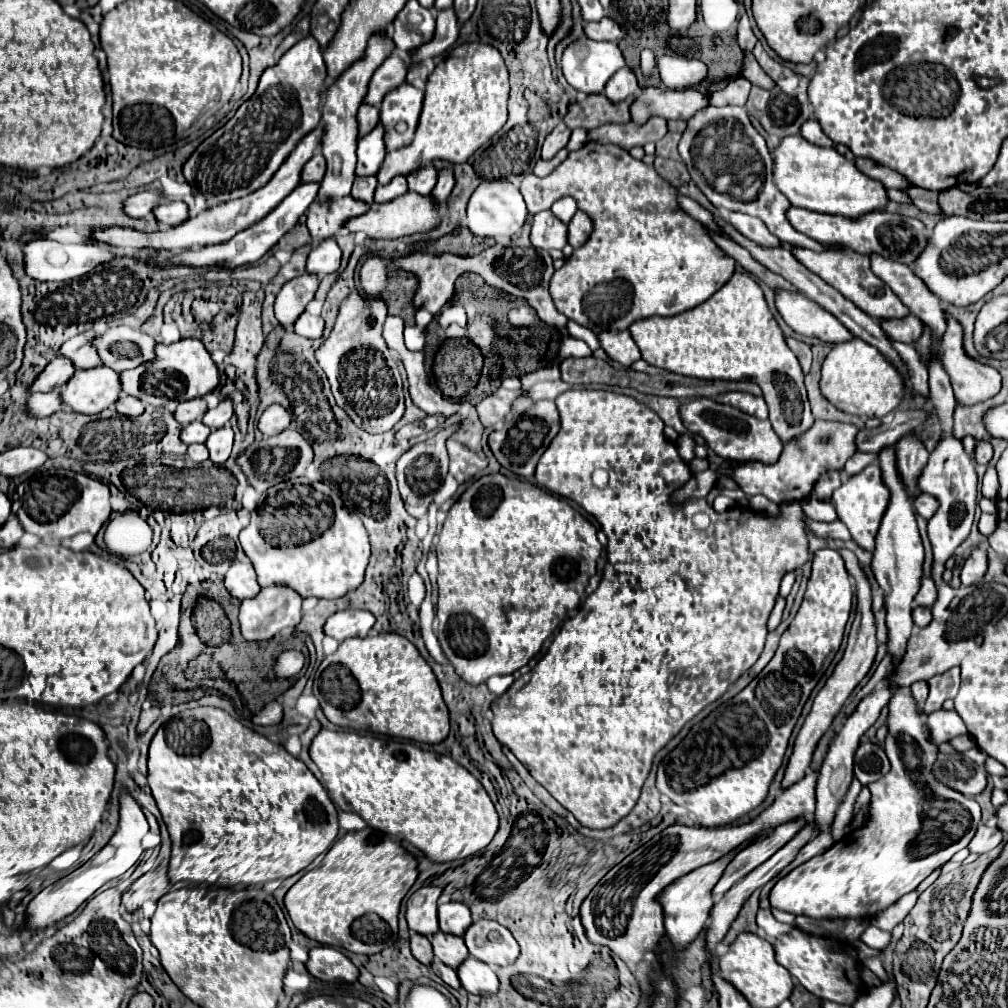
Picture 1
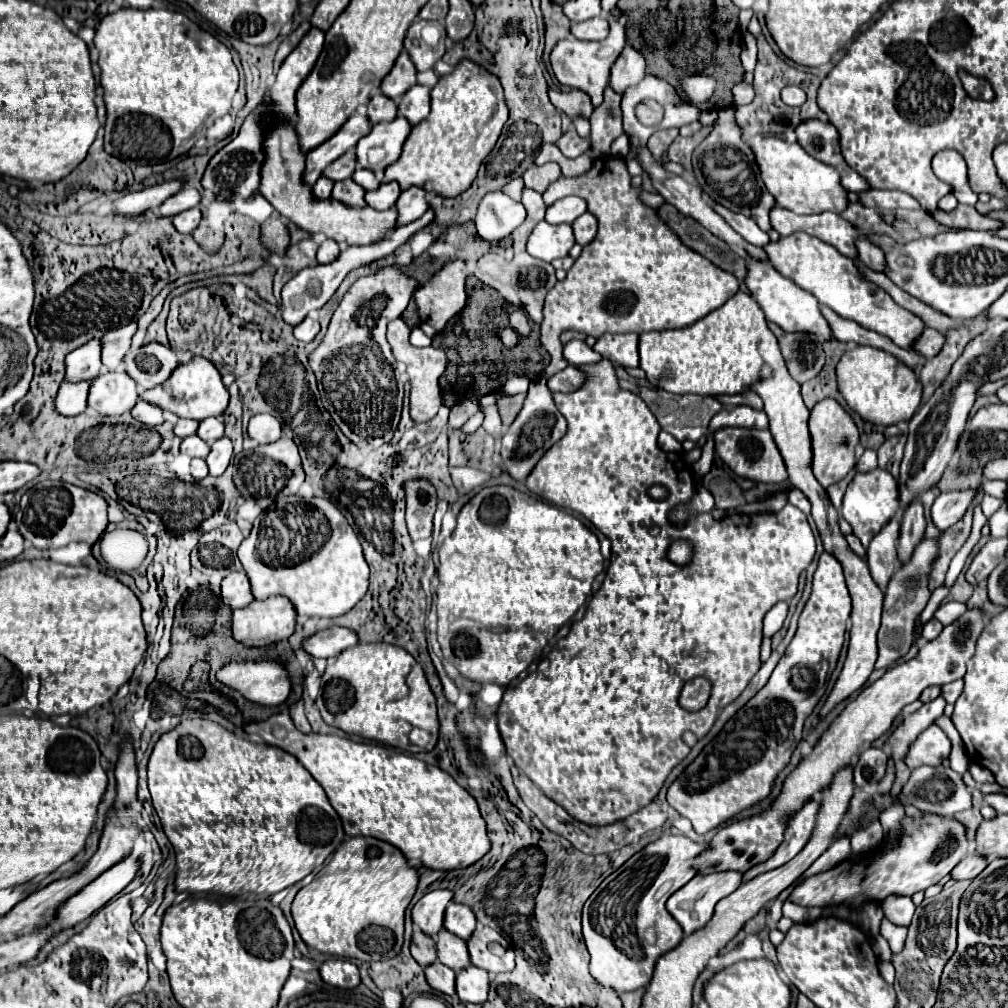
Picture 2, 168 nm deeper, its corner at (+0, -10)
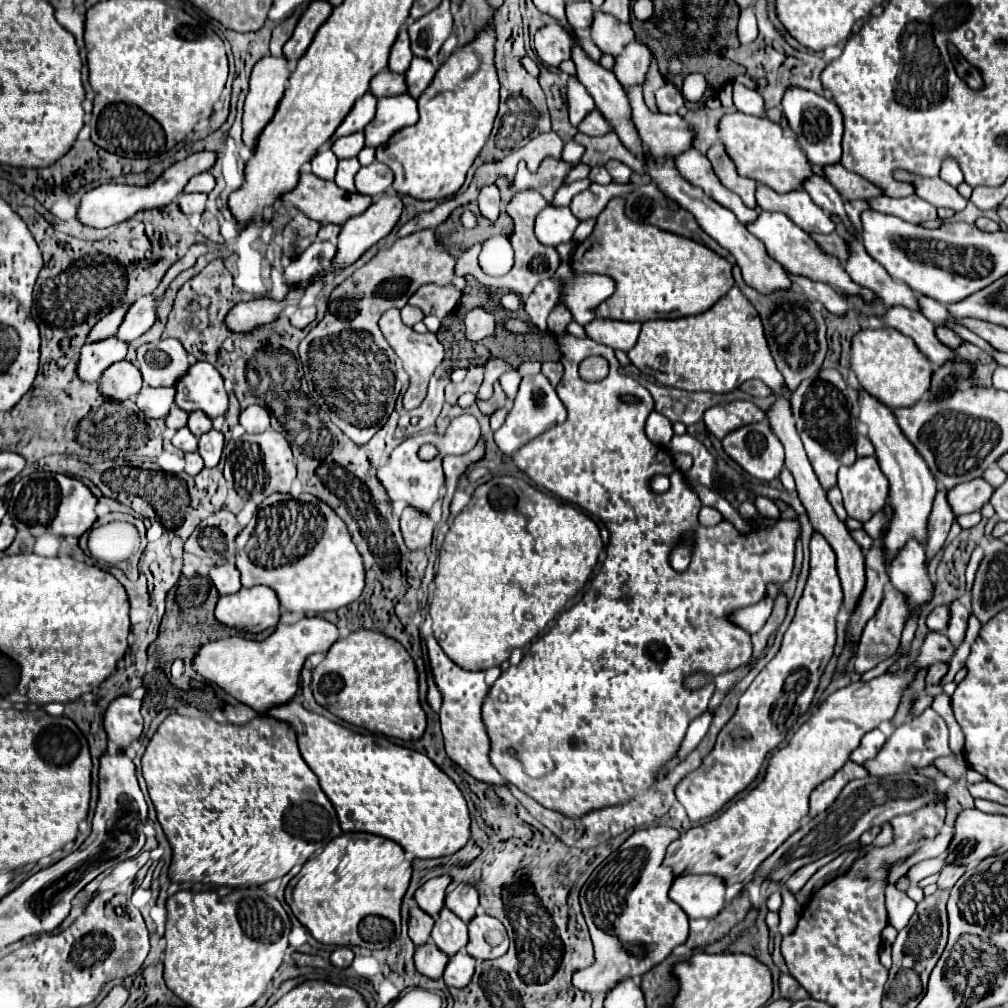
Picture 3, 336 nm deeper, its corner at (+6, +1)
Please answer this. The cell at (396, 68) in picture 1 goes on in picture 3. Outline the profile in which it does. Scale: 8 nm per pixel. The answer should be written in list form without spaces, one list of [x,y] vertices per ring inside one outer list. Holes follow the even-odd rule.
[[[402,25],[394,45],[392,45],[392,51],[390,51],[390,71],[394,73],[404,73],[412,61],[412,51],[410,51],[410,39],[408,39],[408,25]]]

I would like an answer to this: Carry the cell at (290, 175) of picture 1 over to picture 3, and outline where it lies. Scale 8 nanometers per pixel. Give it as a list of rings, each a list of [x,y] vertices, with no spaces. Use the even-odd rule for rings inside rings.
[[[370,91],[364,93],[364,97],[360,97],[360,101],[356,101],[356,105],[348,113],[348,117],[336,129],[332,141],[336,137],[340,137],[340,135],[352,135],[356,131],[364,131],[364,125],[368,125],[372,121],[374,113],[376,113],[376,103],[378,103],[378,97],[376,95],[372,95]]]

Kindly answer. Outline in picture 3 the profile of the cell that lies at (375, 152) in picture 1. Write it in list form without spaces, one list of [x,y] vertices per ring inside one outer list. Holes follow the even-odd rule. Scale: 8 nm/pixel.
[[[410,93],[396,97],[382,97],[378,101],[376,117],[366,125],[366,147],[384,145],[398,129],[414,125],[418,121],[418,105]]]

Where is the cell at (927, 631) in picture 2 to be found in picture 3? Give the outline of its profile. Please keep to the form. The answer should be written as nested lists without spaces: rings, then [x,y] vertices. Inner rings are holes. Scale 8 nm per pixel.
[[[948,605],[936,607],[936,609],[928,615],[926,623],[928,623],[928,627],[930,627],[932,631],[940,631],[940,633],[944,633],[944,631],[948,629]]]

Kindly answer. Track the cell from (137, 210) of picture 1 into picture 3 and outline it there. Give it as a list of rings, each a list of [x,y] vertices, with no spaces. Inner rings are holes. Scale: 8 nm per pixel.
[[[204,171],[204,173],[200,173],[200,175],[196,175],[196,177],[192,177],[190,181],[188,181],[188,185],[186,185],[186,193],[210,193],[212,189],[214,189],[214,185],[216,185],[216,179],[214,179],[214,175],[210,173],[210,171]]]

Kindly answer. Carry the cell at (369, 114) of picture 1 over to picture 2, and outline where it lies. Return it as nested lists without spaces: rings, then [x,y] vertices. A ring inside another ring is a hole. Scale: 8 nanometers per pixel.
[[[378,90],[370,94],[370,104],[366,106],[366,114],[370,116],[370,124],[380,124],[380,122],[390,122],[396,118],[396,104],[382,96]]]

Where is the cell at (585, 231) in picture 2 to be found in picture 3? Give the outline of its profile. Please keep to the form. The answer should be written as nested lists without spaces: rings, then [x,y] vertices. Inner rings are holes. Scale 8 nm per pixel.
[[[592,183],[586,191],[574,195],[570,201],[570,211],[580,219],[586,221],[590,217],[598,217],[598,213],[608,205],[612,197],[626,197],[626,193],[632,191],[632,185],[598,185]]]

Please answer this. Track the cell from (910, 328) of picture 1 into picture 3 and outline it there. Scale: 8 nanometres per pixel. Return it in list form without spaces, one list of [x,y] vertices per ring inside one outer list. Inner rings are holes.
[[[936,327],[936,335],[938,335],[938,339],[940,339],[944,345],[948,345],[948,347],[952,347],[952,349],[958,349],[958,347],[962,345],[962,339],[960,339],[952,329]]]

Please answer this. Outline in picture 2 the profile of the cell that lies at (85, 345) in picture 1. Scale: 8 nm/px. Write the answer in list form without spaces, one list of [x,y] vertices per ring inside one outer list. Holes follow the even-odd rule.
[[[130,322],[128,326],[122,326],[118,330],[106,332],[102,336],[102,366],[106,370],[116,370],[130,350],[130,338],[136,332],[136,322]]]

